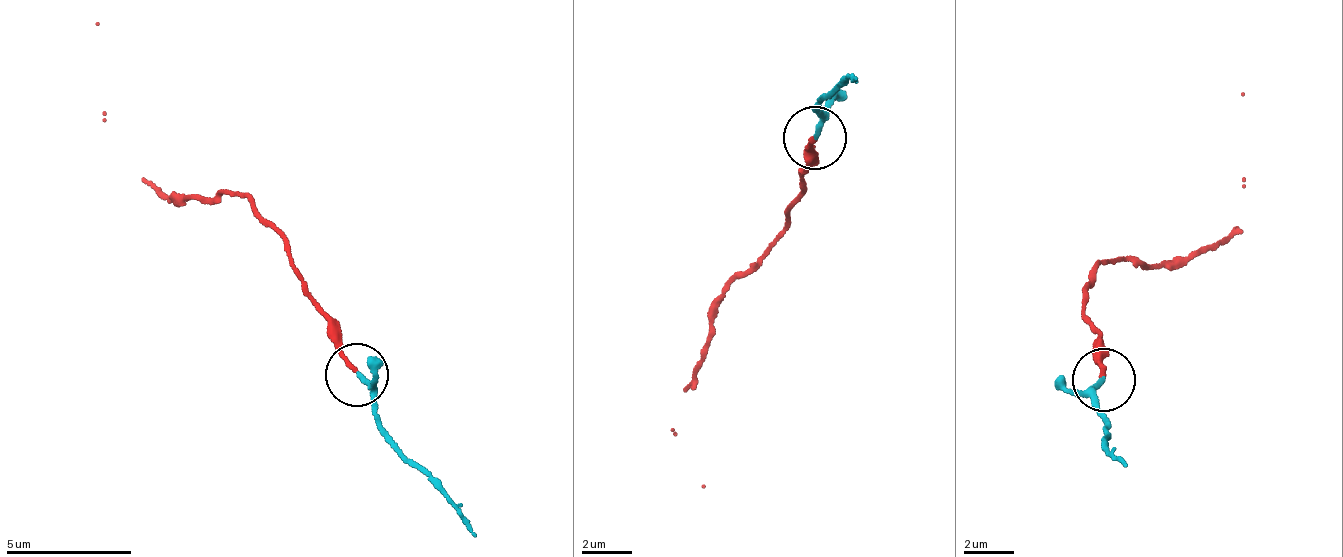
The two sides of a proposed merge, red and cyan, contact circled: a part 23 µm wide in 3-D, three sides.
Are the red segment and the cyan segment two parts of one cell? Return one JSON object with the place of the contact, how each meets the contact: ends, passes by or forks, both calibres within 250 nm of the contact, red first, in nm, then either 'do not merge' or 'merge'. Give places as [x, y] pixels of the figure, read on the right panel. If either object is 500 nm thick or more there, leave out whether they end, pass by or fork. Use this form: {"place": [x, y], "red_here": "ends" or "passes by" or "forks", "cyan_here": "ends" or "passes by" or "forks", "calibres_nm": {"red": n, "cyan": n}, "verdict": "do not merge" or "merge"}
{"place": [1104, 379], "red_here": "ends", "cyan_here": "ends", "calibres_nm": {"red": 160, "cyan": 180}, "verdict": "merge"}

